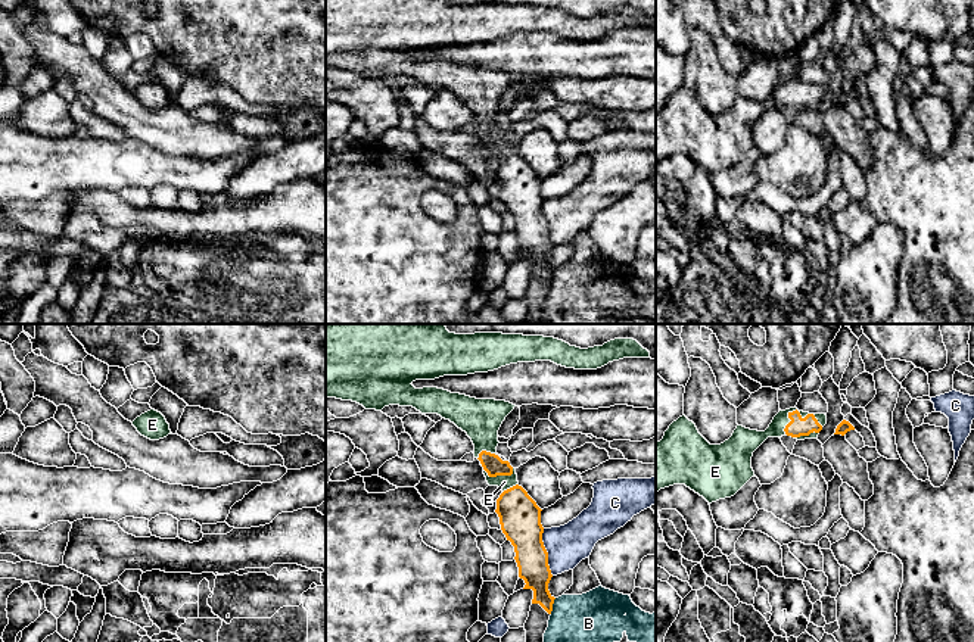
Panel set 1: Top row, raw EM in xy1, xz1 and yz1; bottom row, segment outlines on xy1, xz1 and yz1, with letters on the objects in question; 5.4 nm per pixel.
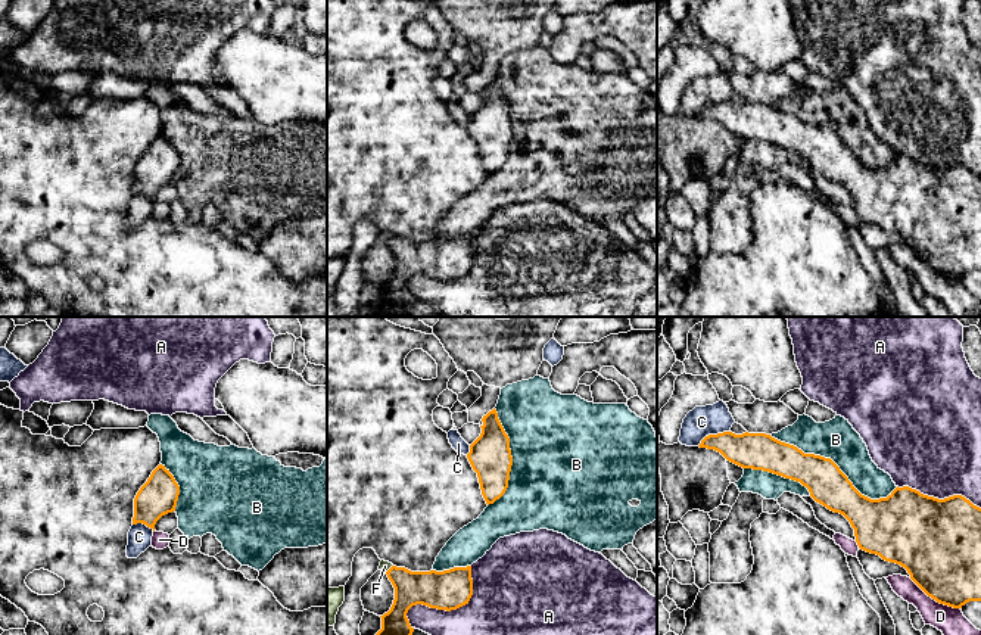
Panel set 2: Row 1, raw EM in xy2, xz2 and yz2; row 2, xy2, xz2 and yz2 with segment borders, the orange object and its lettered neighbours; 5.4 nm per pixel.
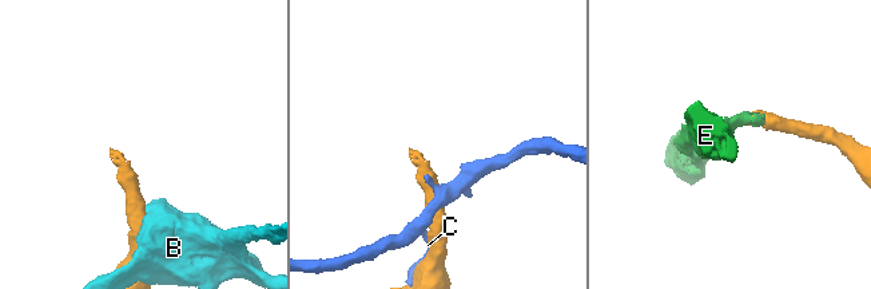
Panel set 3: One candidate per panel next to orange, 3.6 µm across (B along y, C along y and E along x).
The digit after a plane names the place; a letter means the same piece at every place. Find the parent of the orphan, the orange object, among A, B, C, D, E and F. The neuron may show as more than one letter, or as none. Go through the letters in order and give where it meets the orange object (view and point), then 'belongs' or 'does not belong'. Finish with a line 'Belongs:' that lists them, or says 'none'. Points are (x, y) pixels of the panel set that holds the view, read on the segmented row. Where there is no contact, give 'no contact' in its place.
A: xz2 (447, 610) | does not belong
B: yz2 (835, 464) | does not belong
C: xz1 (547, 552) | does not belong
D: yz2 (934, 598) | does not belong
E: yz1 (789, 414) | belongs
F: xz2 (389, 569) | does not belong
Belongs: E

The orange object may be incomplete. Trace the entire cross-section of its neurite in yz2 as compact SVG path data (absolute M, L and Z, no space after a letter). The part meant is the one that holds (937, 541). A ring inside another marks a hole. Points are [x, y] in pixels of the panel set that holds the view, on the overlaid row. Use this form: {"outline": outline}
{"outline": "M723 432L706 436L700 448L714 449L728 461L753 470L763 470L785 479L800 482L810 497L834 513L843 514L854 529L860 550L876 554L882 560L900 564L910 579L932 600L940 604L962 608L969 601L981 601L981 508L962 495L944 499L928 497L909 486L896 488L887 498L871 499L862 495L840 467L831 460L815 454L804 454L794 445L781 442L766 433Z"}

